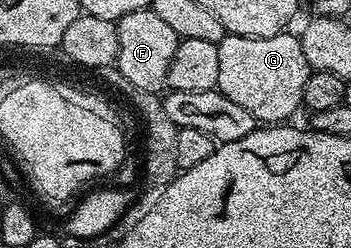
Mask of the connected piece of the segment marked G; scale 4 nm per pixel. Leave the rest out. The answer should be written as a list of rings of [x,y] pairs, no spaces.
[[[286,30],[271,38],[247,38],[226,35],[217,45],[219,50],[219,82],[216,91],[222,92],[231,102],[243,106],[247,114],[265,126],[277,126],[302,107],[303,86],[310,74],[303,46],[292,31]]]

